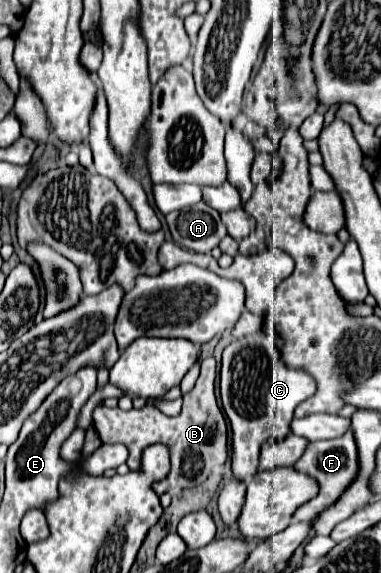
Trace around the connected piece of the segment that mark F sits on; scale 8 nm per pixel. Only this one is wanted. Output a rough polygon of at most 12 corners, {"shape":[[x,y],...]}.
{"shape":[[354,434],[312,442],[294,464],[320,484],[294,514],[314,522],[358,476]]}

